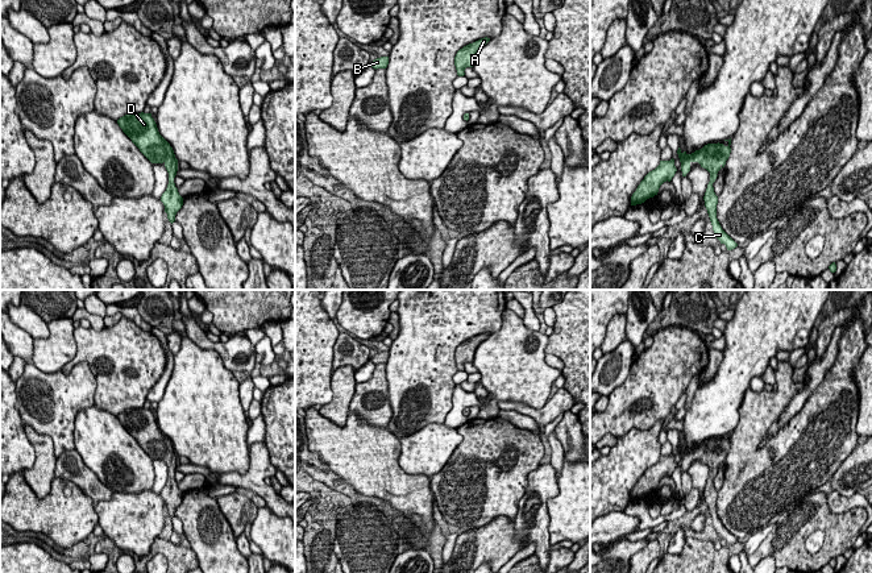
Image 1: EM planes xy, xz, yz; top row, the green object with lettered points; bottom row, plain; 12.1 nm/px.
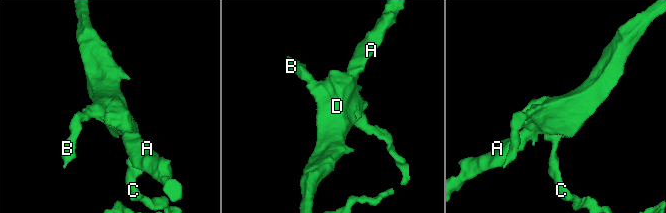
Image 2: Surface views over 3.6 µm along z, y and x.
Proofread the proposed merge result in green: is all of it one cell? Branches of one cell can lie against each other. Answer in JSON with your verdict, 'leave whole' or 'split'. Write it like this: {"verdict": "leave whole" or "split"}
{"verdict": "leave whole"}

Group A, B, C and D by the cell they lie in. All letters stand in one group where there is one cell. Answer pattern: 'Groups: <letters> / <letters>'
Groups: A B C D

